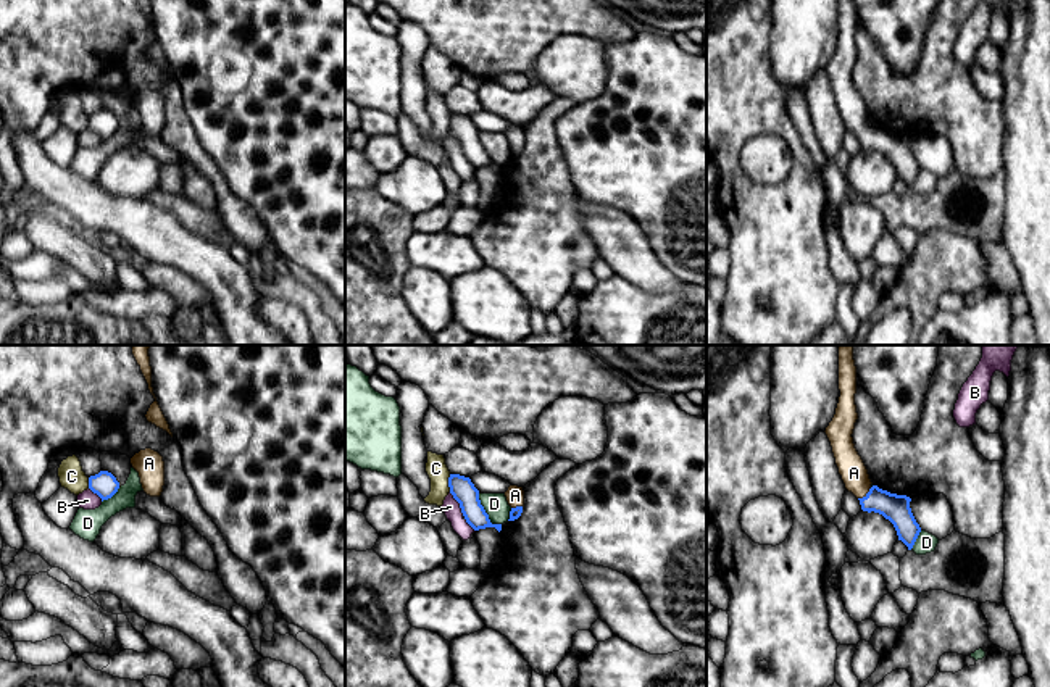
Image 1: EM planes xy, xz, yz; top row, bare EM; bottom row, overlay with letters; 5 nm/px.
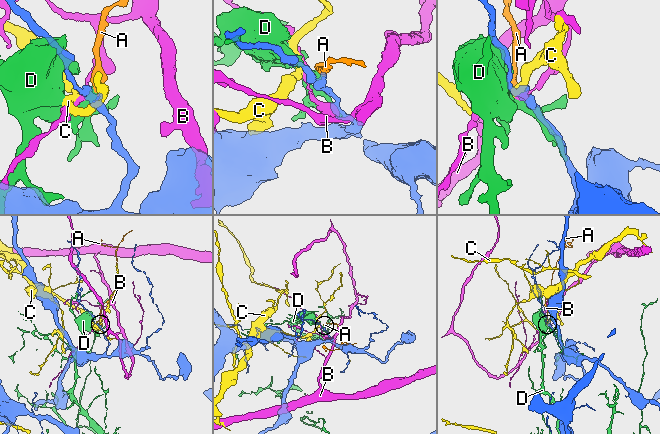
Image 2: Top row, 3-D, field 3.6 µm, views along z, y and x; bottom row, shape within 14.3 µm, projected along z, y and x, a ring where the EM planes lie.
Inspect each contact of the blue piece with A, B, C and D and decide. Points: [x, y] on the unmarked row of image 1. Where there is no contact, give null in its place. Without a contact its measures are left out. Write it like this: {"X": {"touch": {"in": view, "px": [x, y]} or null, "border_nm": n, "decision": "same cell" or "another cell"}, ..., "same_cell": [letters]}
{"A": {"touch": {"in": "yz", "px": [866, 133]}, "border_nm": 90, "decision": "same cell"}, "B": {"touch": {"in": "xz", "px": [458, 141]}, "border_nm": 140, "decision": "another cell"}, "C": {"touch": {"in": "xz", "px": [449, 121]}, "border_nm": 90, "decision": "another cell"}, "D": {"touch": {"in": "xz", "px": [486, 152]}, "border_nm": 200, "decision": "another cell"}, "same_cell": ["A"]}

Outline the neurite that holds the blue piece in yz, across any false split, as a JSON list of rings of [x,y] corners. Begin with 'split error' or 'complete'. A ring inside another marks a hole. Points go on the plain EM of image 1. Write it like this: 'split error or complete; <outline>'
split error; [[[839,0],[839,29],[835,53],[824,71],[831,81],[845,127],[860,139],[863,150],[874,150],[889,158],[897,169],[898,179],[911,189],[921,171],[910,147],[911,137],[874,124],[853,82],[852,73],[858,58],[855,0]]]

